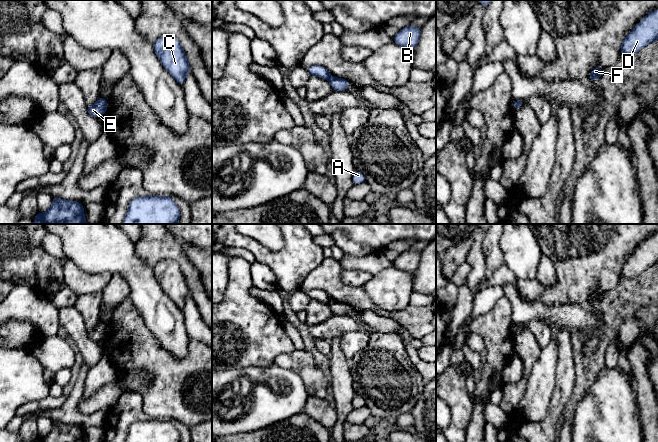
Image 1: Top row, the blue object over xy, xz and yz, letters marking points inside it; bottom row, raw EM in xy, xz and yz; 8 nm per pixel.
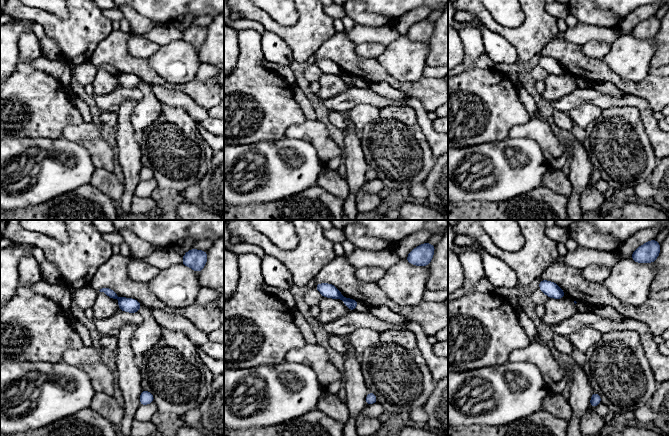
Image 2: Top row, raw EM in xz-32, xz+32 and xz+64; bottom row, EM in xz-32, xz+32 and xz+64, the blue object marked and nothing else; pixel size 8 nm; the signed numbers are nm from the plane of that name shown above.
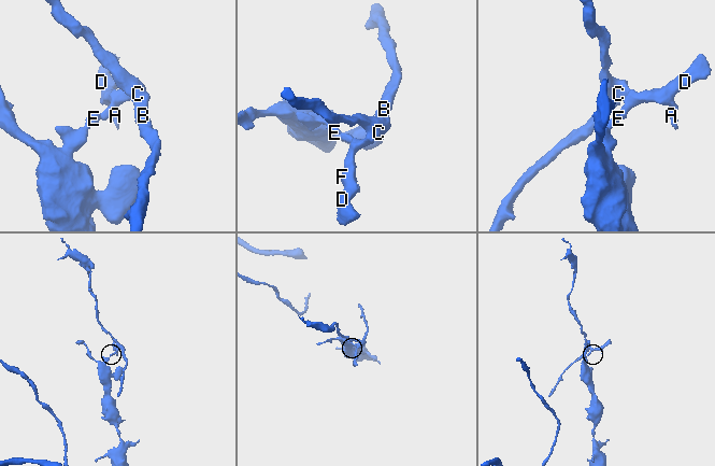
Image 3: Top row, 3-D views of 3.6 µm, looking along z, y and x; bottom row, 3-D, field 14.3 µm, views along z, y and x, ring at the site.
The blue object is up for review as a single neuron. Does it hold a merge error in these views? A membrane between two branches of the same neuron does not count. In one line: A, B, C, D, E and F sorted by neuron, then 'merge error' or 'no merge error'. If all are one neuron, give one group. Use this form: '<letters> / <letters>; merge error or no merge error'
A B C D F / E; merge error

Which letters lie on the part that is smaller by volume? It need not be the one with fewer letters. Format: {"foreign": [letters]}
{"foreign": ["A", "B", "C", "D", "F"]}

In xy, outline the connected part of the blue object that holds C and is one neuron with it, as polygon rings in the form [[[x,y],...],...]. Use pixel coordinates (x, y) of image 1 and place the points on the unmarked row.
[[[168,259],[159,261],[153,267],[153,273],[164,292],[183,310],[186,299],[191,295],[179,264]]]

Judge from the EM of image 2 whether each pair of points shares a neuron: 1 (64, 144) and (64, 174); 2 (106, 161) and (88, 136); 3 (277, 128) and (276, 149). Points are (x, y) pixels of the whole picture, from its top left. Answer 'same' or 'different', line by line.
1: same
2: same
3: different

